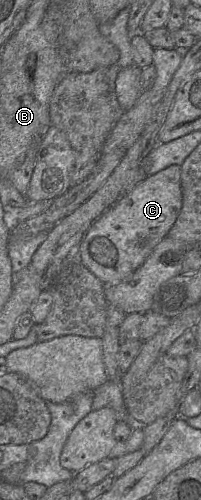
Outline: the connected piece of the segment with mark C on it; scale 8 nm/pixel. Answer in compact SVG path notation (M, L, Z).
M171 165L120 196L87 230L81 240L78 261L104 285L117 285L129 278L168 236L182 208L181 168Z

